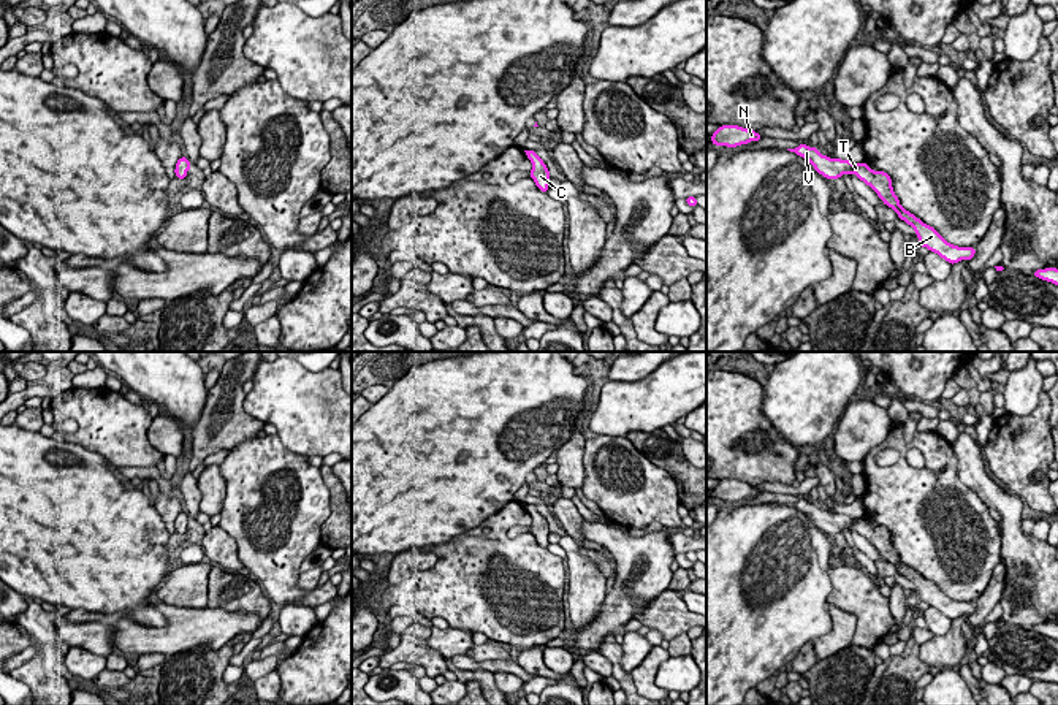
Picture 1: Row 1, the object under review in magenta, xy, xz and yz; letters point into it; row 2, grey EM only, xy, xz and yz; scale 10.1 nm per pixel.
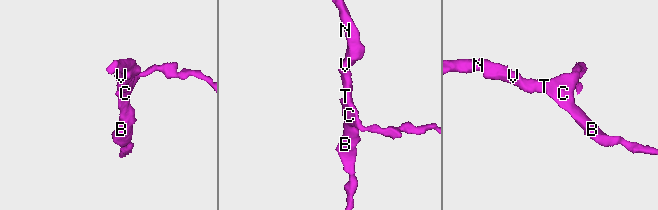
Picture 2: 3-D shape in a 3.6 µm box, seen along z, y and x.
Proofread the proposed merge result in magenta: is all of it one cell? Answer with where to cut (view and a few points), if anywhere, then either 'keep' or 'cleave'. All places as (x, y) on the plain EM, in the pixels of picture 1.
no cut; keep

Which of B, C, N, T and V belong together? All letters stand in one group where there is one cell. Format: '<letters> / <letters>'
B C N T V

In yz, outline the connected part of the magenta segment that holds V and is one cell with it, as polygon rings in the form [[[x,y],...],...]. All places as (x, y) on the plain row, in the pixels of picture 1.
[[[800,497],[795,504],[787,504],[806,516],[809,516],[814,524],[827,534],[838,534],[844,528],[849,531],[854,528],[860,535],[870,540],[885,561],[892,562],[901,575],[911,580],[919,591],[919,600],[927,602],[930,607],[938,608],[941,613],[955,619],[961,615],[969,616],[976,610],[976,602],[958,602],[947,597],[933,581],[923,578],[914,569],[906,566],[898,551],[893,547],[892,534],[885,526],[874,526],[866,518],[852,518],[849,515],[830,513],[822,510],[817,502],[809,502]]]

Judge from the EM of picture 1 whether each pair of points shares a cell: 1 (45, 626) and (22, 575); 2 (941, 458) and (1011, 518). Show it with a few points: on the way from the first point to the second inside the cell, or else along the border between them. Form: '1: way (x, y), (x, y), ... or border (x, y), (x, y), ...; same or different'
1: border (26, 596), (38, 601); different
2: border (951, 444), (955, 453), (957, 476), (981, 501); different

